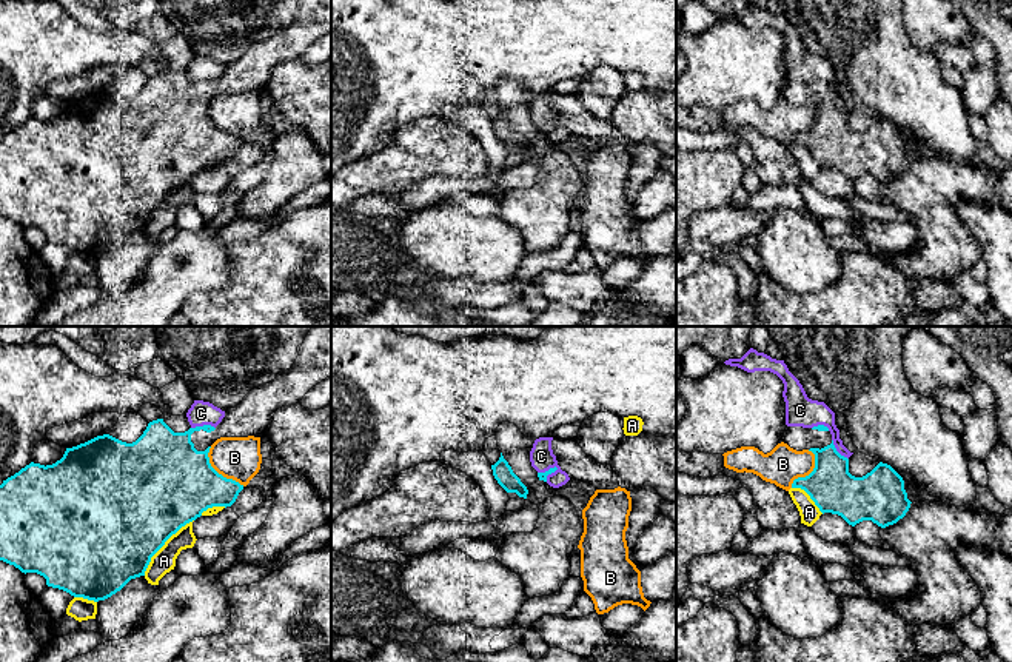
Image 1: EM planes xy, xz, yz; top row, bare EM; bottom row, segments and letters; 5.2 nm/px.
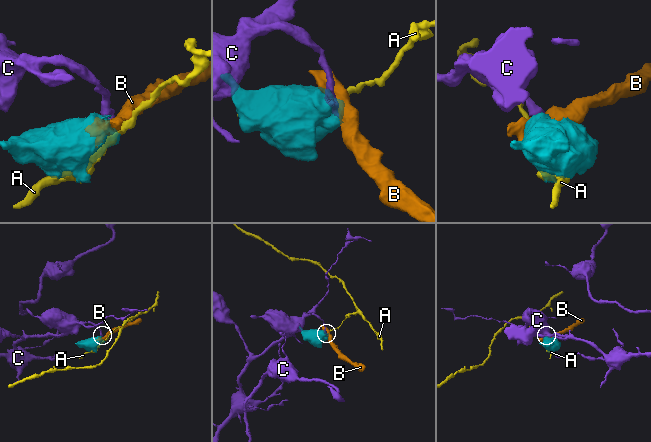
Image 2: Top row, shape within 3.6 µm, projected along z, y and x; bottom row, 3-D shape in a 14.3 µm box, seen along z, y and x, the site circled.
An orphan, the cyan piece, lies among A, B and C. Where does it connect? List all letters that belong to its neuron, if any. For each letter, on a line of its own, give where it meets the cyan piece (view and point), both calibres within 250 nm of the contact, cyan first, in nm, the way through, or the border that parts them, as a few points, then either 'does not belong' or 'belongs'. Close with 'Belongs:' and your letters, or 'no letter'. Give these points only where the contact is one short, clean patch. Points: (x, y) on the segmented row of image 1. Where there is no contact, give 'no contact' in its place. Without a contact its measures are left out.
A: meets cyan in xy at (164, 544); 500 nm thick on the cyan side, 120 nm on the other; does not belong
B: meets cyan in xy at (217, 473); 440 nm thick on the cyan side, 220 nm on the other; does not belong
C: meets cyan in xy at (202, 427); 300 nm thick on the cyan side, 130 nm on the other; border along xy (214, 427), (191, 428); does not belong
Belongs: no letter

